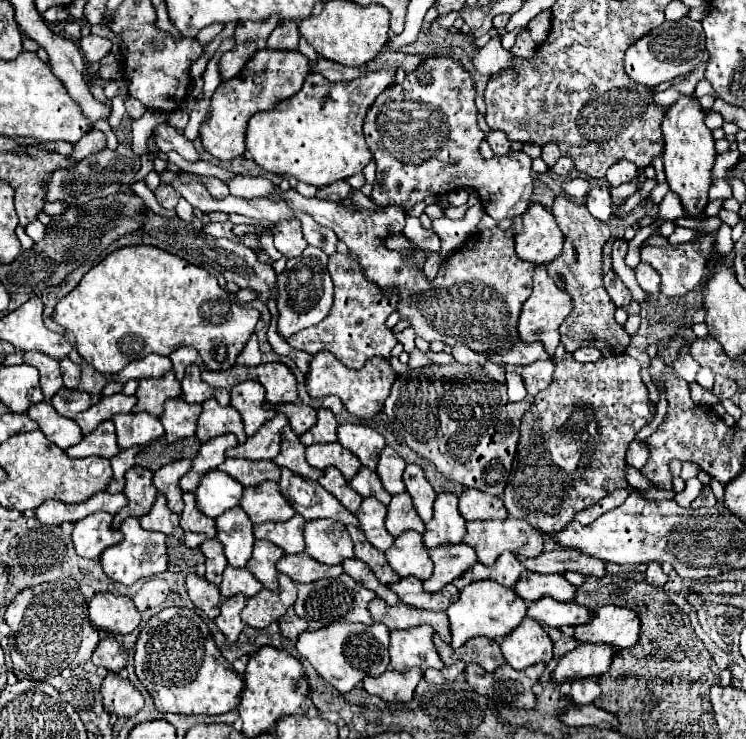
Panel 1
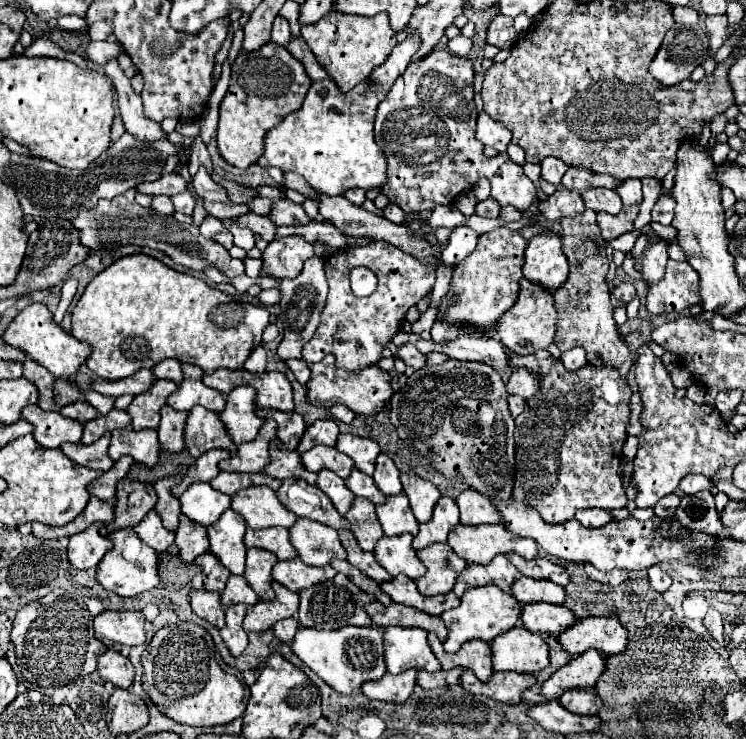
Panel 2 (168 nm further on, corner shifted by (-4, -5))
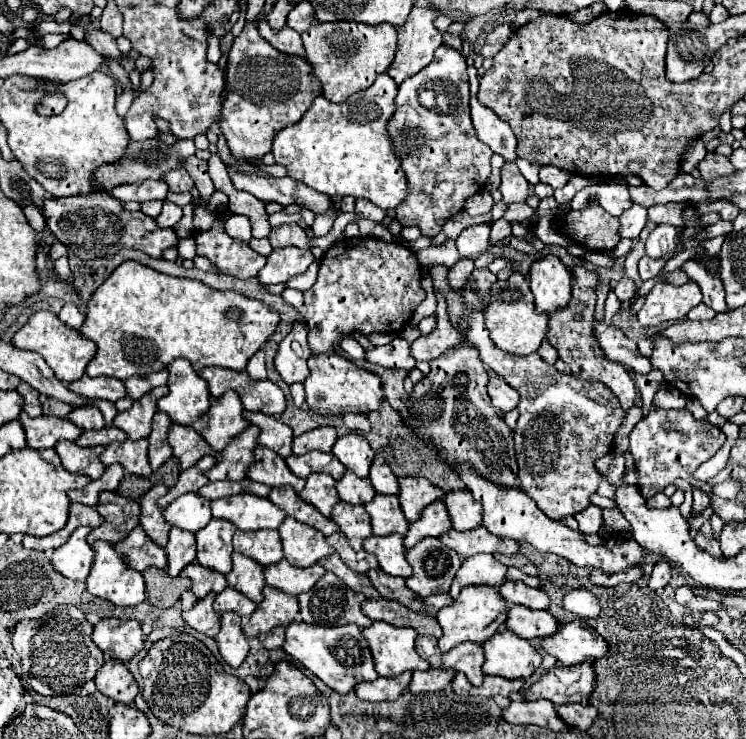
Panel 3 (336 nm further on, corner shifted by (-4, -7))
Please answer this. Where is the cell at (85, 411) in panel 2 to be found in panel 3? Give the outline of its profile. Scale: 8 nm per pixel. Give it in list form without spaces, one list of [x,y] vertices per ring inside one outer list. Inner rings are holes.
[[[80,406],[74,408],[68,416],[76,426],[80,426],[82,430],[100,430],[104,428],[104,418],[102,412],[94,406]]]

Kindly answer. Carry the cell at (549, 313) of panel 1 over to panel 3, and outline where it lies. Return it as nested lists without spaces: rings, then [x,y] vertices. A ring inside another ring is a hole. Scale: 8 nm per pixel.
[[[520,272],[512,274],[504,282],[498,280],[494,284],[490,310],[486,310],[486,328],[490,330],[490,338],[494,340],[494,344],[510,354],[526,356],[540,348],[542,340],[546,338],[546,330],[548,330],[548,314],[536,312],[534,296],[530,292],[528,280]]]

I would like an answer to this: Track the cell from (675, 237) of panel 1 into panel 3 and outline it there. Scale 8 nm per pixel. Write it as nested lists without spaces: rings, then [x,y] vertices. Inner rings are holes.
[[[689,260],[683,264],[682,269],[700,286],[704,304],[716,313],[728,310],[725,290],[718,272],[718,264],[712,264],[710,270],[707,271],[696,260]]]

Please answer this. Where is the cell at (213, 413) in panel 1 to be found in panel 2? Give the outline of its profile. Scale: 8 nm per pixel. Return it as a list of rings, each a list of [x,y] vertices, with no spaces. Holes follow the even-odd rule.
[[[194,406],[188,412],[186,428],[184,428],[184,442],[192,458],[198,458],[212,448],[224,448],[232,454],[236,452],[236,444],[228,438],[226,428],[222,426],[218,414],[202,406]]]

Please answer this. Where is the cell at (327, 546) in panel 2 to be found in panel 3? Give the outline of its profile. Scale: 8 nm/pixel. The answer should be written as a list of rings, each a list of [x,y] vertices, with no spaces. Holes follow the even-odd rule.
[[[288,516],[278,532],[284,546],[284,558],[294,566],[308,568],[314,566],[320,558],[334,554],[334,548],[326,544],[326,536],[308,524],[298,522],[296,518]]]

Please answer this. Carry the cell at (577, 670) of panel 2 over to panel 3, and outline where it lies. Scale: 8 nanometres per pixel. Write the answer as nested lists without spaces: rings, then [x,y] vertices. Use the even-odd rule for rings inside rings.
[[[590,662],[574,666],[554,666],[526,692],[526,700],[546,698],[554,704],[582,702],[592,694],[594,682],[596,674]]]

